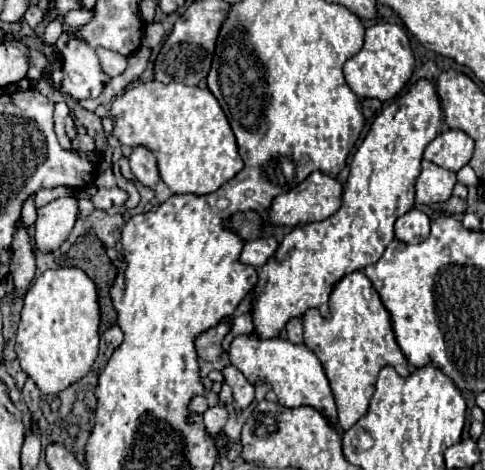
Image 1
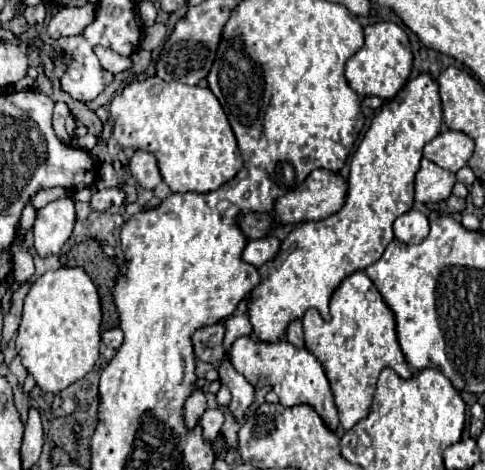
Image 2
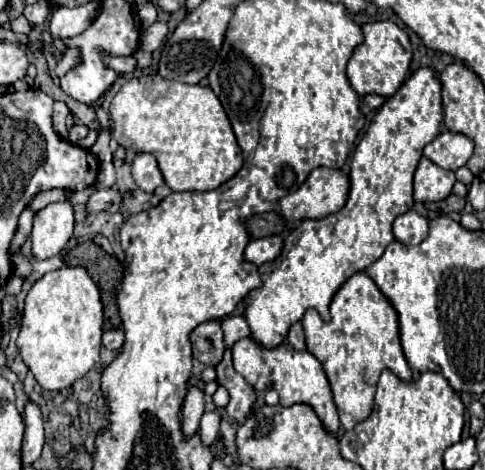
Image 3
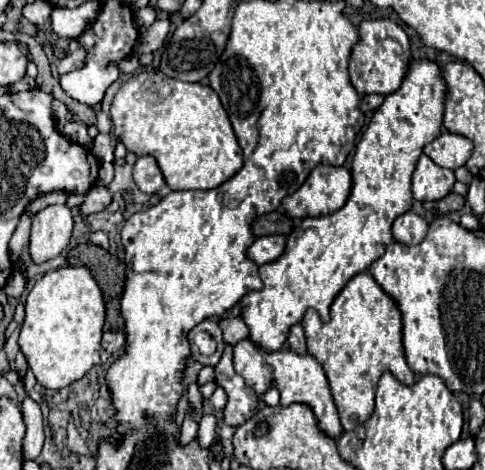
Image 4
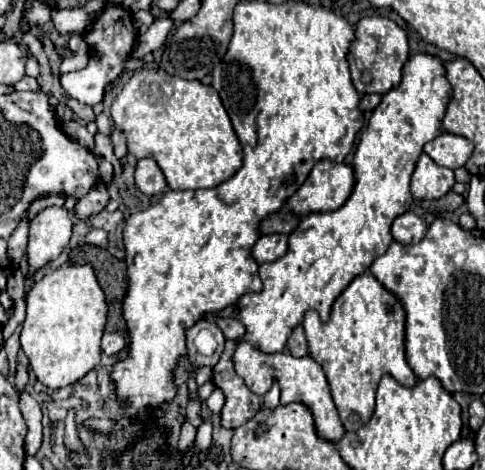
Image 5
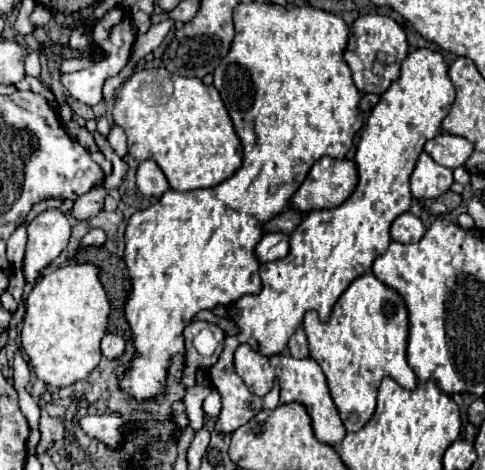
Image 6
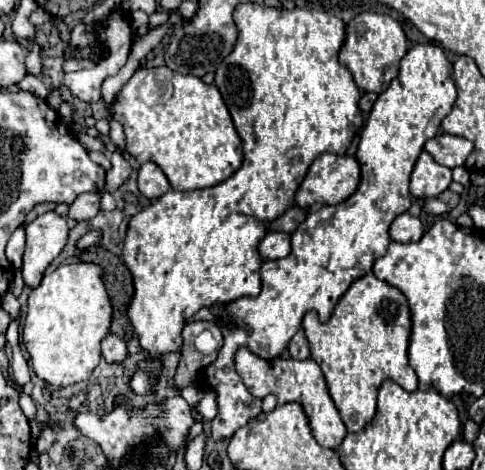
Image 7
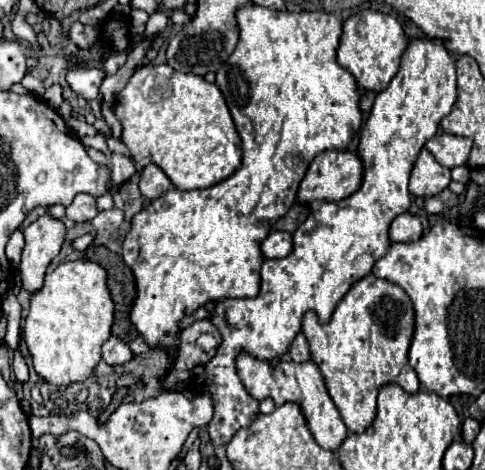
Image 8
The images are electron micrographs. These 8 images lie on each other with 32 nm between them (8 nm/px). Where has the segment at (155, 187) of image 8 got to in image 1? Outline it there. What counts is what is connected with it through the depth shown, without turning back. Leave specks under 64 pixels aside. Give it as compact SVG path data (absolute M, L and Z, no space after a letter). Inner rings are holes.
M136 146L128 160L130 160L132 174L142 186L154 188L154 184L160 182L160 174L156 168L156 156L150 150L146 150L144 146Z

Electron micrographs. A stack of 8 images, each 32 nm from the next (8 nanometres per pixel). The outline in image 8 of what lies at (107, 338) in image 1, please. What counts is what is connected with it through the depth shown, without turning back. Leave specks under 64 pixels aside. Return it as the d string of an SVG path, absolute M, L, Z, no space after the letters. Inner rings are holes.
M110 336L104 346L102 346L102 360L110 366L118 366L118 364L126 364L132 360L132 350L128 348L128 344L124 344L122 340L118 340L116 336Z

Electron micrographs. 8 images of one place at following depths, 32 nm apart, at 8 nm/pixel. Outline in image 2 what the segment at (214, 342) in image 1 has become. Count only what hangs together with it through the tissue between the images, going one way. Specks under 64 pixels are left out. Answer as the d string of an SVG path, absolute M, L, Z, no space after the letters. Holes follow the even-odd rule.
M222 322L198 328L192 336L194 354L198 358L222 358L224 356L222 338L224 338L224 324Z

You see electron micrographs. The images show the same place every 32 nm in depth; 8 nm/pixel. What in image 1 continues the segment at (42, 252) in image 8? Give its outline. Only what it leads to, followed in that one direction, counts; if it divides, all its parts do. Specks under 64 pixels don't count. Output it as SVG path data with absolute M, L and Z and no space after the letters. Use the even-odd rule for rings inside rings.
M66 196L54 200L38 210L38 218L34 224L34 246L36 250L48 254L62 246L62 242L70 236L78 214L78 200L74 196Z

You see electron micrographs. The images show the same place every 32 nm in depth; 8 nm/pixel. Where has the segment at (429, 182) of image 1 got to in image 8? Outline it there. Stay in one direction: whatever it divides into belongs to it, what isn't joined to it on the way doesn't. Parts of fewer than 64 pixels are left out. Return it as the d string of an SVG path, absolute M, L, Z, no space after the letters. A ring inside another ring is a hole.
M422 148L414 170L410 174L410 192L414 196L436 196L450 184L450 170L434 160L434 156Z

